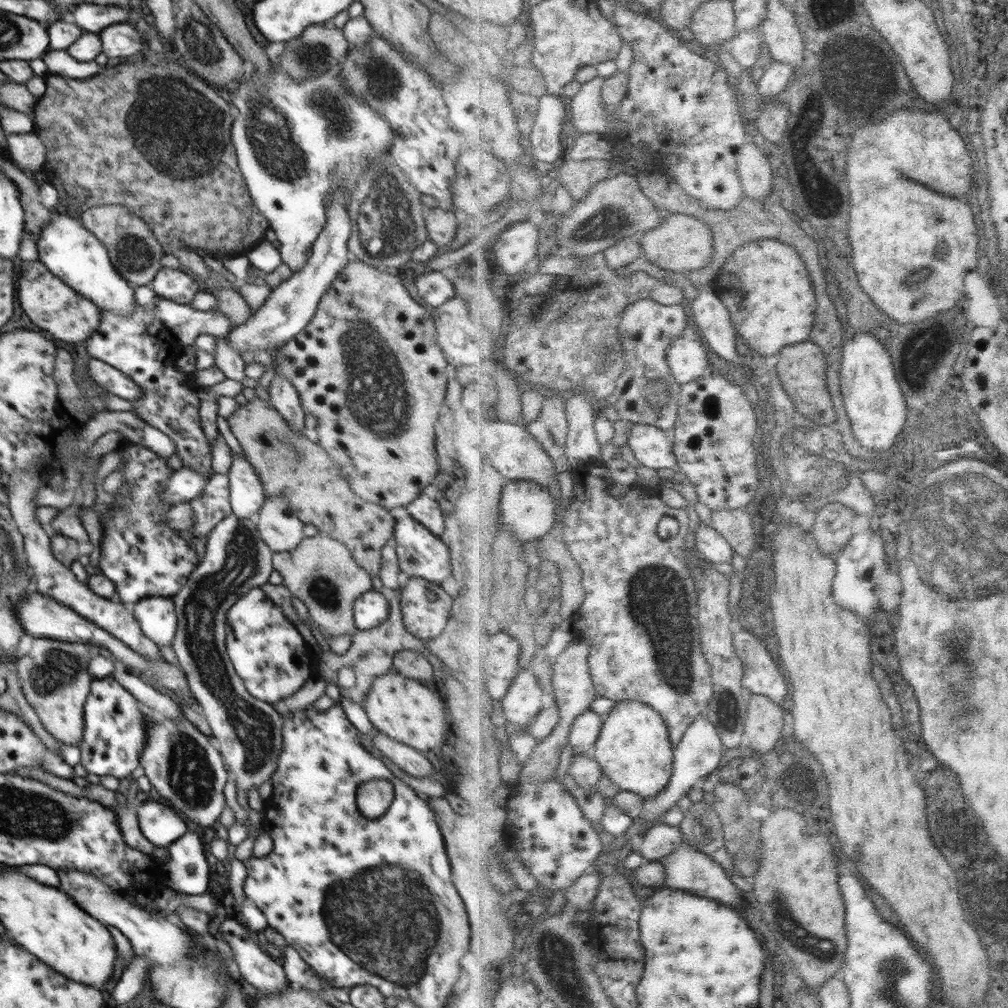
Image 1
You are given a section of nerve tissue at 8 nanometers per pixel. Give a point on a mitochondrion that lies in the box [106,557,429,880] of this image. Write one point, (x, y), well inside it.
(190, 773)

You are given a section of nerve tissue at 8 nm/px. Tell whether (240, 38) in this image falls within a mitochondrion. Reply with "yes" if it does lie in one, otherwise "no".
yes

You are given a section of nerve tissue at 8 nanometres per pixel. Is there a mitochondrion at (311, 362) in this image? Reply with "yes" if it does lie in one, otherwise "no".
no

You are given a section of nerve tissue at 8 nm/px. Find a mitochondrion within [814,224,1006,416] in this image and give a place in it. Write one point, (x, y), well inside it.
(911, 280)

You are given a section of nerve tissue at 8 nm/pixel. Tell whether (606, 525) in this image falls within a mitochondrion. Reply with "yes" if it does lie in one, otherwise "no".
no

